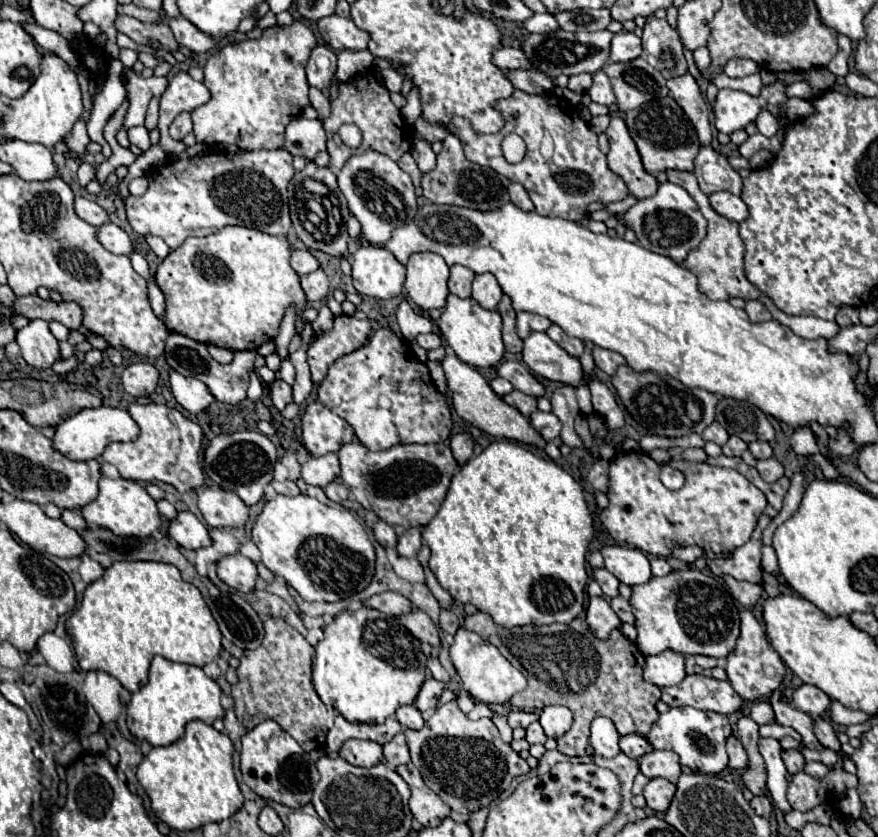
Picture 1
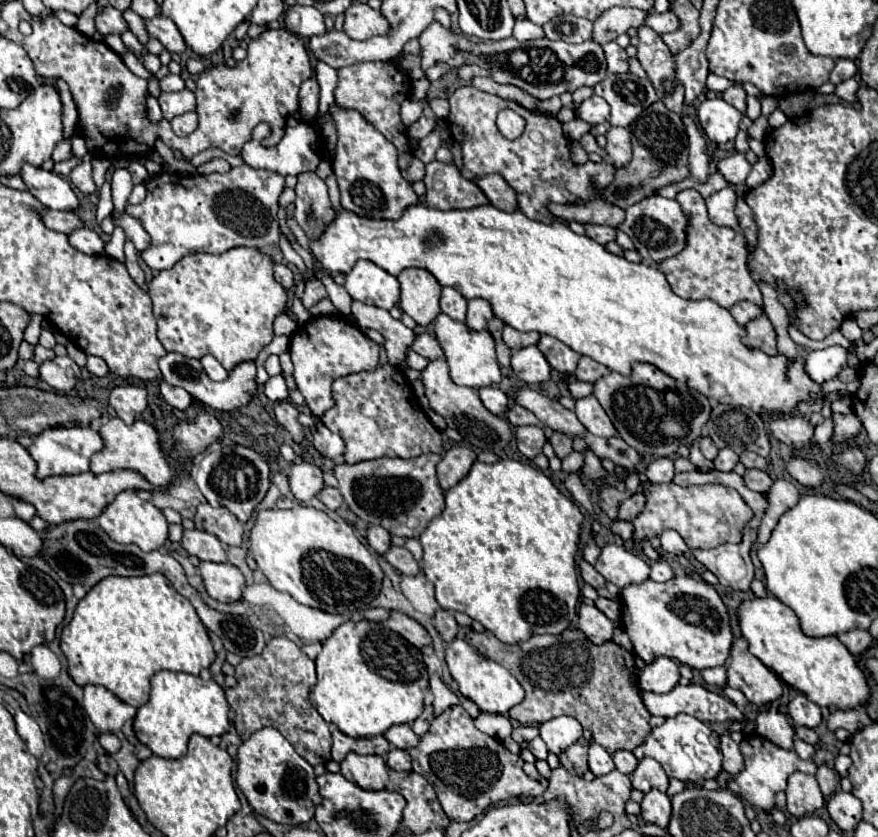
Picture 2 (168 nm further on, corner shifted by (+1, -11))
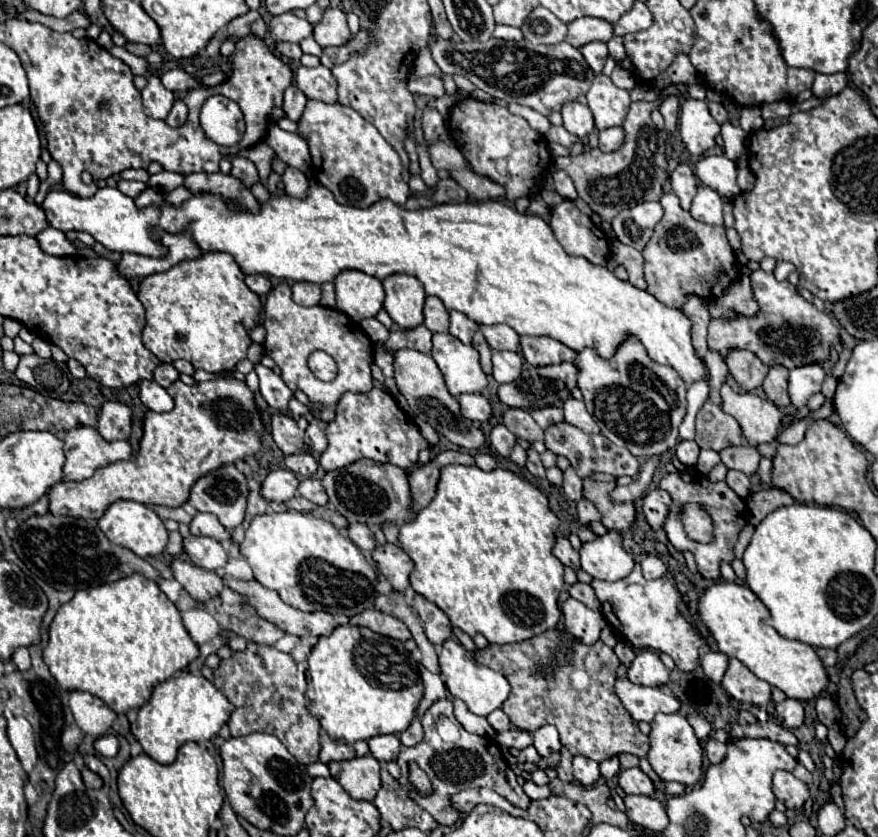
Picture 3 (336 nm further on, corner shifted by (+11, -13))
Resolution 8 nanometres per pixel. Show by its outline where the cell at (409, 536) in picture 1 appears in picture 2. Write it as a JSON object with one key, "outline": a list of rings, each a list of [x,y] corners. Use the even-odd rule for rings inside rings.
{"outline":[[[391,547],[387,553],[385,553],[385,559],[403,575],[415,575],[419,571],[419,565],[417,561],[413,559],[413,555],[405,549],[405,547]]]}

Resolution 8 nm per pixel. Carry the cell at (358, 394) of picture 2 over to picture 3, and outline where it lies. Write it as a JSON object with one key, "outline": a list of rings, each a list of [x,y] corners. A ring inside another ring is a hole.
{"outline":[[[373,387],[369,393],[345,393],[335,409],[335,419],[327,425],[327,449],[319,457],[325,471],[347,467],[359,459],[373,459],[377,463],[391,463],[409,469],[417,463],[417,455],[429,449],[429,443],[419,433],[417,425],[397,407],[395,399],[383,389]]]}

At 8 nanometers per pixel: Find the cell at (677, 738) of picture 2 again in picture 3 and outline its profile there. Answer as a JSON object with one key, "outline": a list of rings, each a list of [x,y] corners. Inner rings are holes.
{"outline":[[[659,713],[651,721],[651,735],[649,735],[649,763],[653,771],[659,775],[663,783],[677,781],[687,787],[693,787],[701,779],[701,745],[695,737],[689,721],[679,713]]]}

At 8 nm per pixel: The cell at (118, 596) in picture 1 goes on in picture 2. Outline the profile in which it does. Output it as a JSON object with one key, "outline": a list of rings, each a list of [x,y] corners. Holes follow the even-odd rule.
{"outline":[[[153,573],[153,575],[143,575],[143,577],[105,577],[101,583],[97,583],[77,605],[75,609],[75,615],[73,615],[73,621],[63,629],[61,633],[61,651],[65,653],[67,661],[69,661],[69,675],[73,677],[73,681],[77,685],[103,685],[107,687],[109,691],[113,691],[121,701],[133,705],[133,707],[141,707],[141,703],[147,703],[149,699],[149,679],[157,673],[157,671],[163,671],[163,669],[169,669],[169,671],[183,671],[183,673],[191,673],[191,675],[199,675],[201,669],[207,669],[213,661],[215,661],[215,651],[213,651],[213,645],[211,645],[211,639],[209,639],[209,633],[205,629],[205,625],[201,623],[195,607],[189,603],[189,599],[185,599],[181,593],[177,593],[173,589],[173,585],[165,579],[165,575],[161,573]]]}

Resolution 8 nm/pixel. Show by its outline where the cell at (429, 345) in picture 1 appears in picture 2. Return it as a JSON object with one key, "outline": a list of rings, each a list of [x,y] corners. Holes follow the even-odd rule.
{"outline":[[[427,333],[417,335],[417,339],[413,341],[411,349],[413,349],[415,353],[419,353],[421,357],[429,359],[429,361],[443,357],[443,351],[441,351],[441,345],[437,343],[437,339],[435,339],[435,337],[431,337],[431,335],[427,335]]]}

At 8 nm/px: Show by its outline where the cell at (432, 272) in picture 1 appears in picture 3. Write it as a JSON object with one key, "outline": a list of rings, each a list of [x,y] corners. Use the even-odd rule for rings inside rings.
{"outline":[[[389,275],[383,279],[385,311],[401,329],[415,329],[423,323],[425,289],[417,277]]]}

